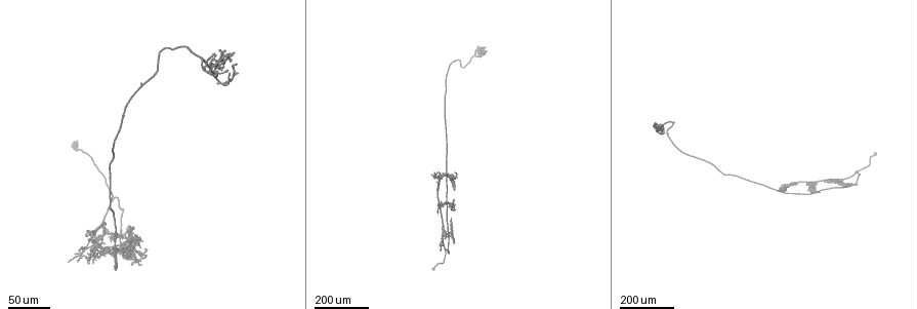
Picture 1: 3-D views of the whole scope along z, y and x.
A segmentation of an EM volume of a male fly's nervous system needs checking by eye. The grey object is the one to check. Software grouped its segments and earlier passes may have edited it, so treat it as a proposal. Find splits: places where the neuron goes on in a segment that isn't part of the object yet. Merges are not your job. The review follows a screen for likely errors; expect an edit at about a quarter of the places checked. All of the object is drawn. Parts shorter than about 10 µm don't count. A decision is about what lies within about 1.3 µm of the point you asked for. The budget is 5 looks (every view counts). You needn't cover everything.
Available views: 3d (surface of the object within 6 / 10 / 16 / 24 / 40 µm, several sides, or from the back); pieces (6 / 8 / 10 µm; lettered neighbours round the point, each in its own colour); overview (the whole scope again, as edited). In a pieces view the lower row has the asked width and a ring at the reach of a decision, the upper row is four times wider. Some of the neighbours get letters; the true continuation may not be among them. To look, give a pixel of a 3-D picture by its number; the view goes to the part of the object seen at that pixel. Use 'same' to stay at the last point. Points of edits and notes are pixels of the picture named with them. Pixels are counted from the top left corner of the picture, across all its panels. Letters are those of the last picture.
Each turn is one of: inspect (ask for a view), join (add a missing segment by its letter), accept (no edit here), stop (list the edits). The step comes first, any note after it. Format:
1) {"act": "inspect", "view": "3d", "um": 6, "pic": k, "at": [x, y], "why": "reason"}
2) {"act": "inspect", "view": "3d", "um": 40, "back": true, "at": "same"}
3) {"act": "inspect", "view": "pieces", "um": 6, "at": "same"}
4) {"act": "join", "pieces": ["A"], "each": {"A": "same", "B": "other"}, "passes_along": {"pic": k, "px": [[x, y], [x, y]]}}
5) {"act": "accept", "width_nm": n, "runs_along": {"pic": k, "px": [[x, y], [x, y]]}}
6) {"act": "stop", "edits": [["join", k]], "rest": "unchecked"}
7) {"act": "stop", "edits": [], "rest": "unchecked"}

{"act": "inspect", "view": "3d", "um": 40, "pic": 1, "at": [452, 244], "why": "an open end"}

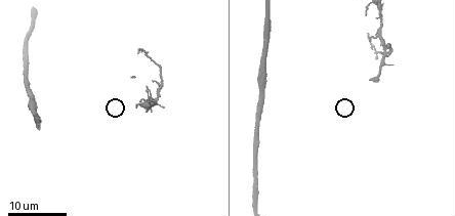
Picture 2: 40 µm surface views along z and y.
{"act": "inspect", "view": "pieces", "um": 6, "pic": 2, "at": [370, 80], "why": "see the neighbours"}

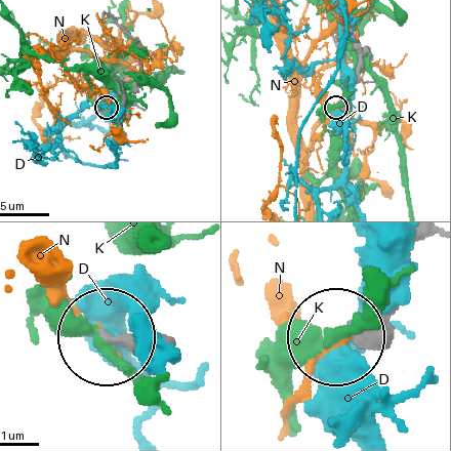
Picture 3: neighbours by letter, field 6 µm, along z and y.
{"act": "accept", "each": {"D": "other", "K": "other", "N": "other"}, "runs_along": {"pic": 3, "px": [[167, 336], [106, 336]]}, "found": "no lettered segment goes on from it"}

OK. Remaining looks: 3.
{"act": "inspect", "view": "3d", "um": 40, "pic": 1, "at": [834, 181], "why": "an open end"}

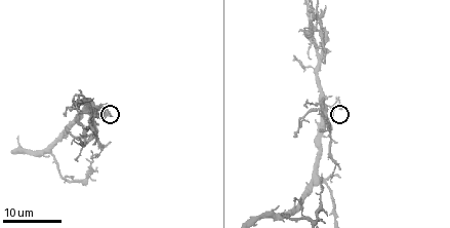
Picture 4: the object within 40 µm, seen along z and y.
{"act": "inspect", "view": "pieces", "um": 6, "pic": 4, "at": [323, 61], "why": "see the neighbours"}

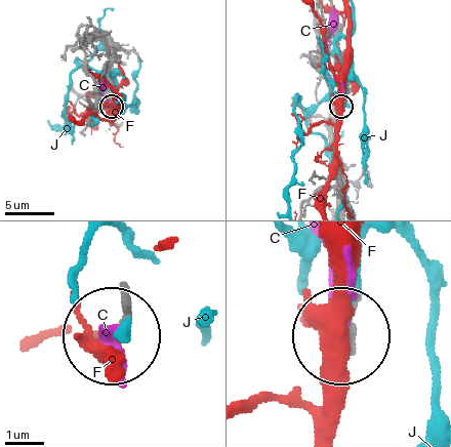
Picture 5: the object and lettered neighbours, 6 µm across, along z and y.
{"act": "accept", "width_nm": 220, "each": {"C": "other", "F": "other", "J": "other"}, "found": "none of them fits"}

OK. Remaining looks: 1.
{"act": "stop", "edits": [], "rest": "unchecked"}

